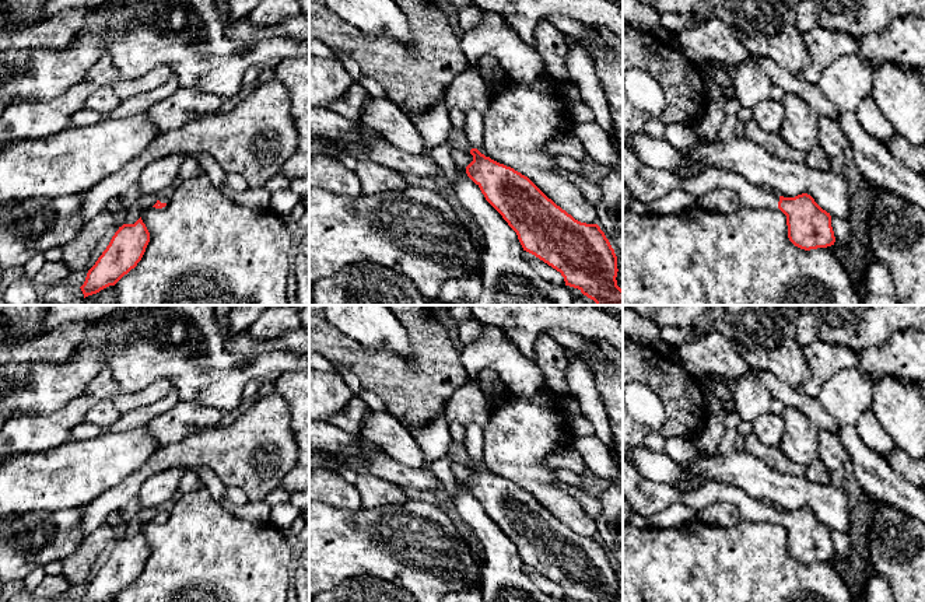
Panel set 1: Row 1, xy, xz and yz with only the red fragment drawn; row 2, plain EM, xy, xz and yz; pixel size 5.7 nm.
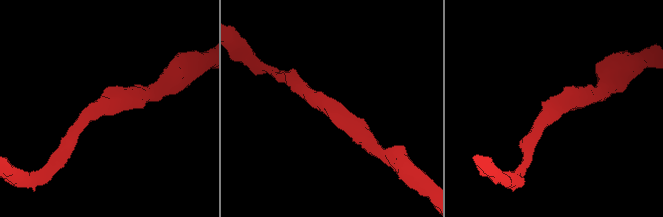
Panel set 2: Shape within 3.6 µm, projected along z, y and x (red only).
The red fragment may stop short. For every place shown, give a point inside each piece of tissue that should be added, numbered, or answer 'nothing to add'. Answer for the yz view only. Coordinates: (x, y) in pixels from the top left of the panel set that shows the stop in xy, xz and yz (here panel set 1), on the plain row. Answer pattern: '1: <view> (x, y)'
1: yz (647, 497)

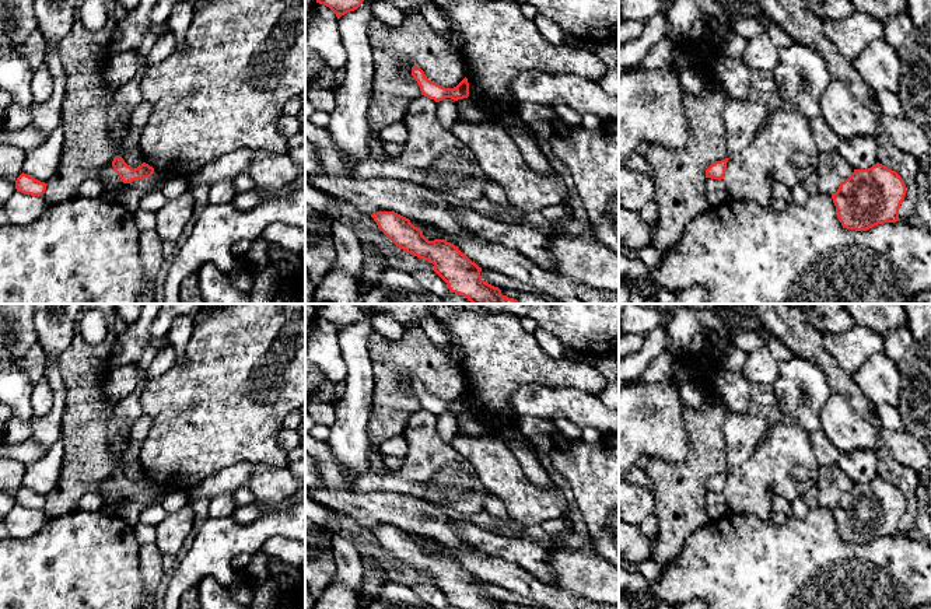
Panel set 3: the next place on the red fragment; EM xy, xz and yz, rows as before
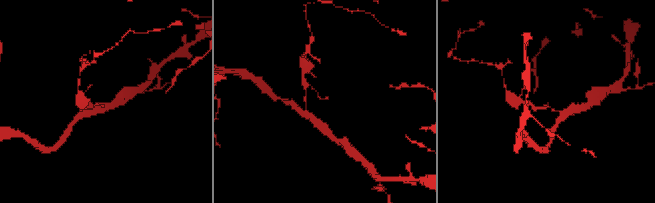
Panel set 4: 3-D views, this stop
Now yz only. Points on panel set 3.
nothing to add

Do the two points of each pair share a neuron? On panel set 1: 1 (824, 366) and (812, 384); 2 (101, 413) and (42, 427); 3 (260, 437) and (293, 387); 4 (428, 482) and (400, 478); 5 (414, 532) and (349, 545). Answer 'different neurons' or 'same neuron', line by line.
1: same neuron
2: different neurons
3: different neurons
4: same neuron
5: same neuron

